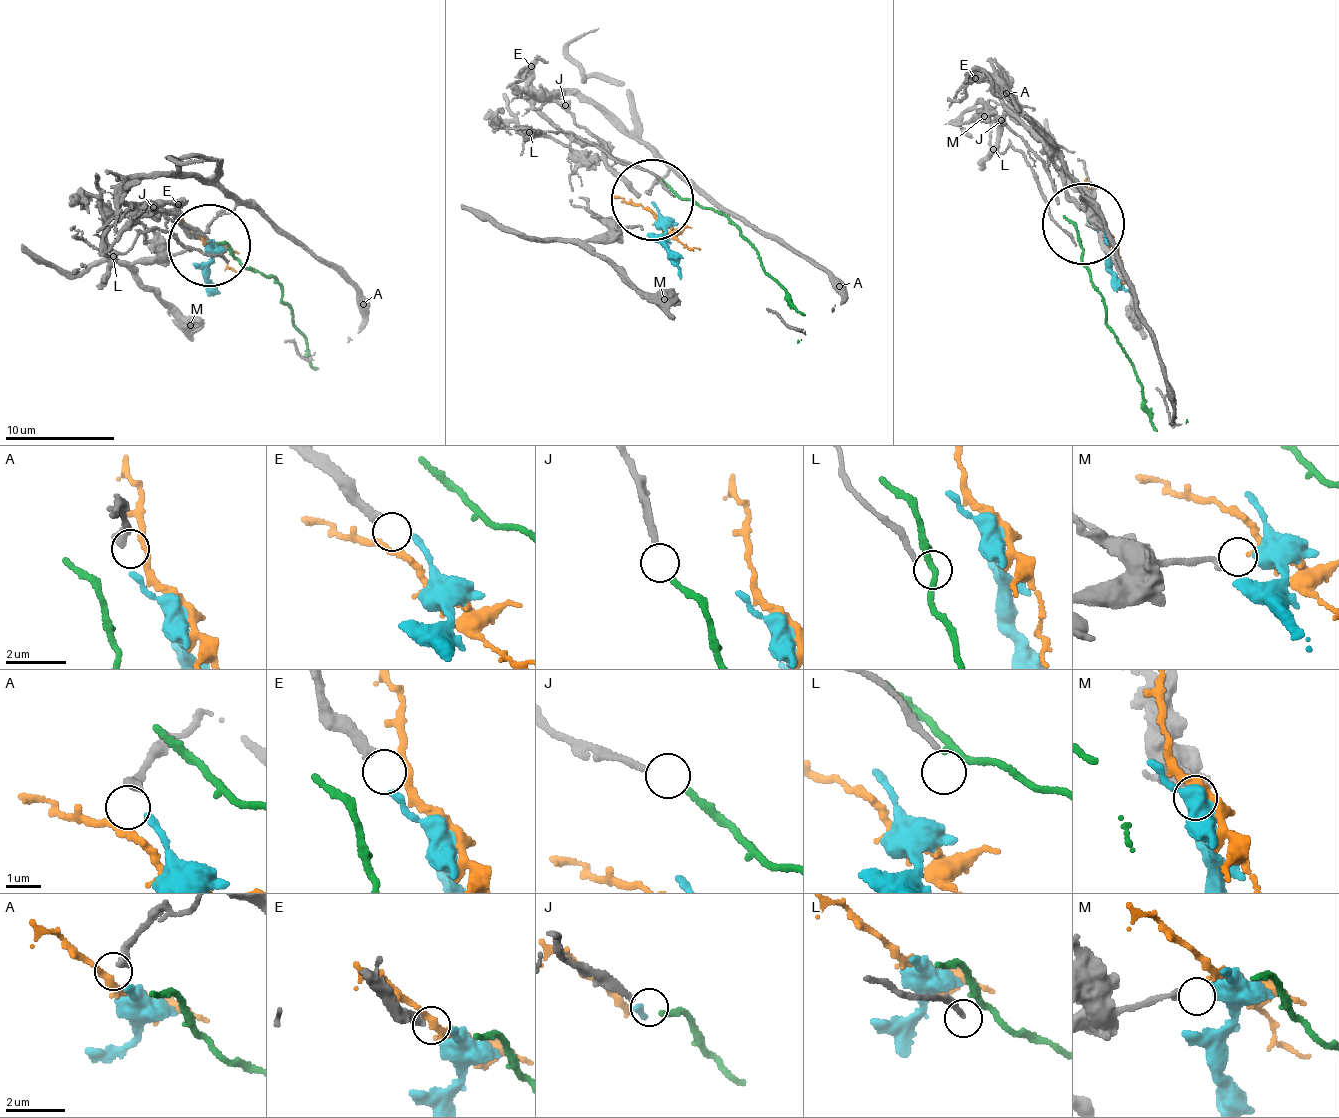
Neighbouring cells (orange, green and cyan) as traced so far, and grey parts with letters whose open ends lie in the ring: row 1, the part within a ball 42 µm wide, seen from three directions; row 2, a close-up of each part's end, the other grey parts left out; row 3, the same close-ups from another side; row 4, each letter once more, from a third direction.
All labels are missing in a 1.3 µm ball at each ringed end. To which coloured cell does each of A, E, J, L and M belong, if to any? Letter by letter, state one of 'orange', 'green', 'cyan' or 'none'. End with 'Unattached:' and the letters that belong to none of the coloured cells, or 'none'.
A: orange
E: none
J: green
L: none
M: cyan
Unattached: E, L

